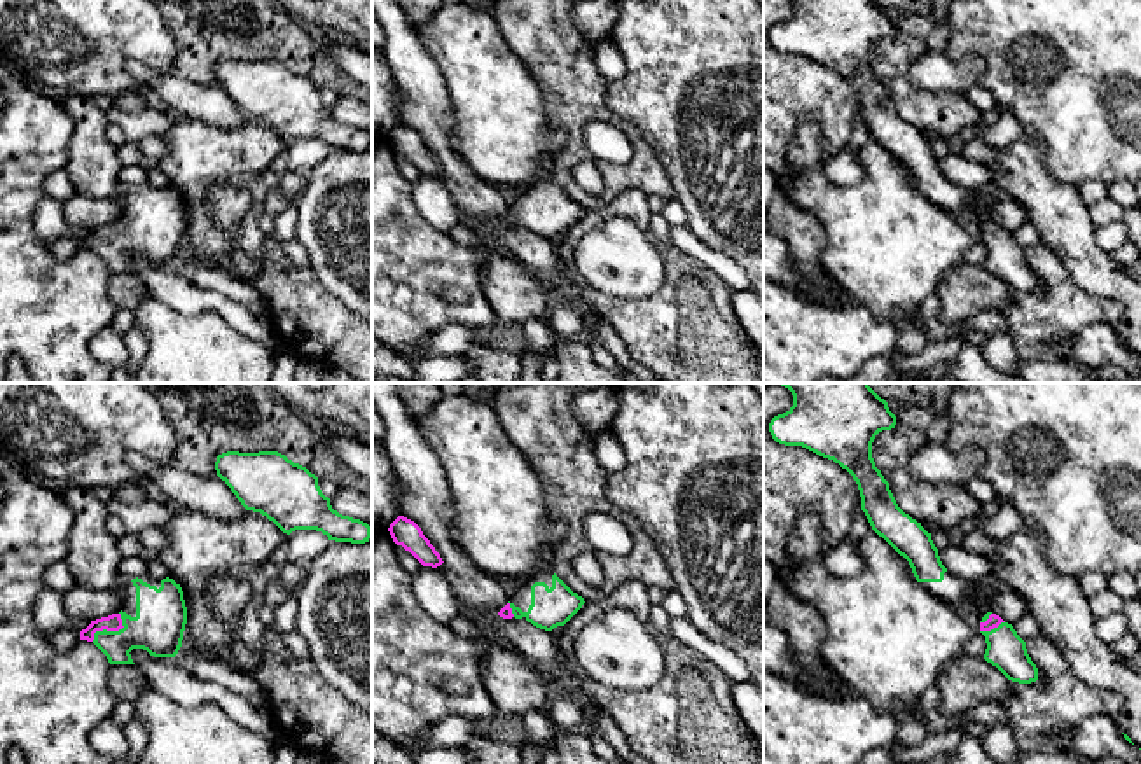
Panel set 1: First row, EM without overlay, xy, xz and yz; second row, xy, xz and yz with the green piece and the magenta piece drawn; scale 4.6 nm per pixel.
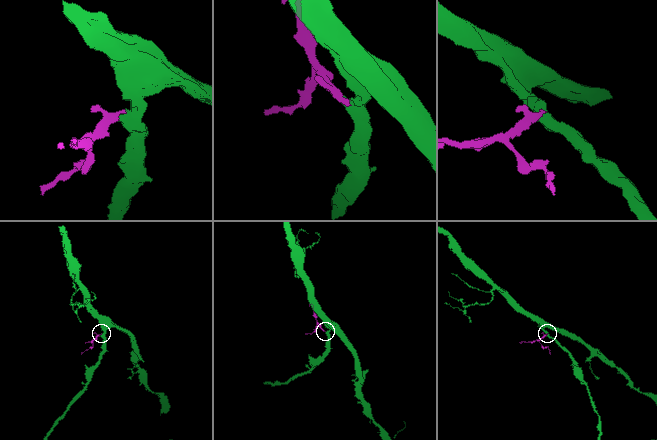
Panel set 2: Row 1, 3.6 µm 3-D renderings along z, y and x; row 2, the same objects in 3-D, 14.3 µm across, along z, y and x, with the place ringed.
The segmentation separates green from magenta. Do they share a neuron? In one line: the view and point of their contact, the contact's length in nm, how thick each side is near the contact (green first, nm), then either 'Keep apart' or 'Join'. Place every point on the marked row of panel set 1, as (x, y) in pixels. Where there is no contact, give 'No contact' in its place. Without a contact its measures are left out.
Touches green at xy (110, 632). Shared border 190 nm. Thickness 240 nm (green) against 80 nm. Join

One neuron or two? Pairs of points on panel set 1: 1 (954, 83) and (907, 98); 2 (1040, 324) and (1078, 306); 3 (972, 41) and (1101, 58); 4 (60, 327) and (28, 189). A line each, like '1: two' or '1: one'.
1: two
2: one
3: one
4: one

